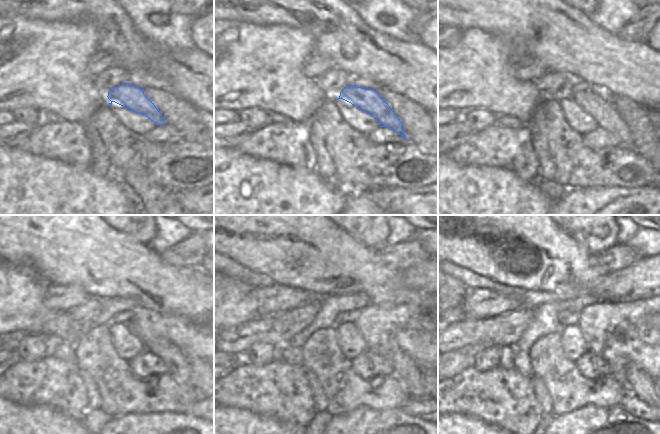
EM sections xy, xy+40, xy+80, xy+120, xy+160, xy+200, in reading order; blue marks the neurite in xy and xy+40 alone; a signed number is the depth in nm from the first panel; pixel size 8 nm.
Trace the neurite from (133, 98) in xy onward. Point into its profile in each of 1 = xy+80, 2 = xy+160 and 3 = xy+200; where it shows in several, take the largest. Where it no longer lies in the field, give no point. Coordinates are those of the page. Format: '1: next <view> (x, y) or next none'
1: next xy+80 (595, 104)
2: next xy+160 (408, 371)
3: next xy+200 (637, 382)

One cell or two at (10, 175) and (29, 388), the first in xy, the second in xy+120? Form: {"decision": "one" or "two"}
{"decision": "two"}

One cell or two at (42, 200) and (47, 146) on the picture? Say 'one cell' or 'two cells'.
two cells

